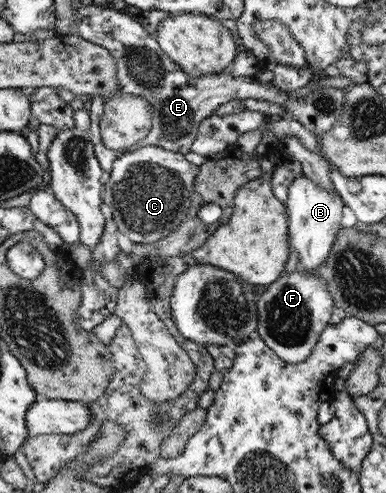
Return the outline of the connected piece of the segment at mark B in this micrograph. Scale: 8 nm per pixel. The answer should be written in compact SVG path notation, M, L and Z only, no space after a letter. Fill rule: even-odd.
M304 172L290 183L288 191L286 205L290 213L290 248L298 253L298 270L308 275L317 275L319 265L326 261L341 232L345 201L336 192L329 192L311 180Z

